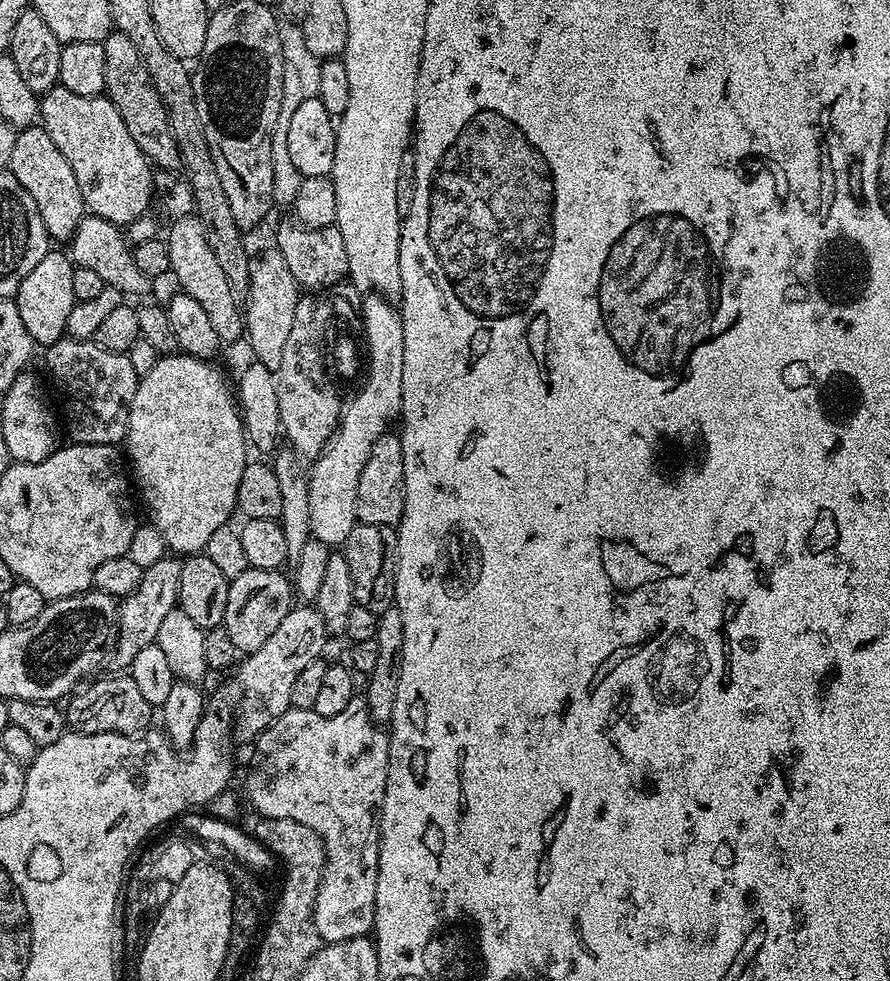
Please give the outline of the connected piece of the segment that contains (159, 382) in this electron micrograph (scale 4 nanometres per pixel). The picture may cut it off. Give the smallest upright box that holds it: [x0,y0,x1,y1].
[126,354,250,550]

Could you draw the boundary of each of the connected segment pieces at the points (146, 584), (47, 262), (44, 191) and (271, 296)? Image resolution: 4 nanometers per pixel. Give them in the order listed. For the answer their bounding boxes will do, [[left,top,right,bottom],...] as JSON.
[[110,558,182,670],[14,250,76,346],[8,126,86,241],[246,246,302,370]]

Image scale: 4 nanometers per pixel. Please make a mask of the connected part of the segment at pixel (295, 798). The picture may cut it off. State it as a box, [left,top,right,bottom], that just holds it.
[248,695,388,944]

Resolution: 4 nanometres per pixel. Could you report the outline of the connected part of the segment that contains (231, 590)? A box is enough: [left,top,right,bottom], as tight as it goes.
[222,568,294,654]

